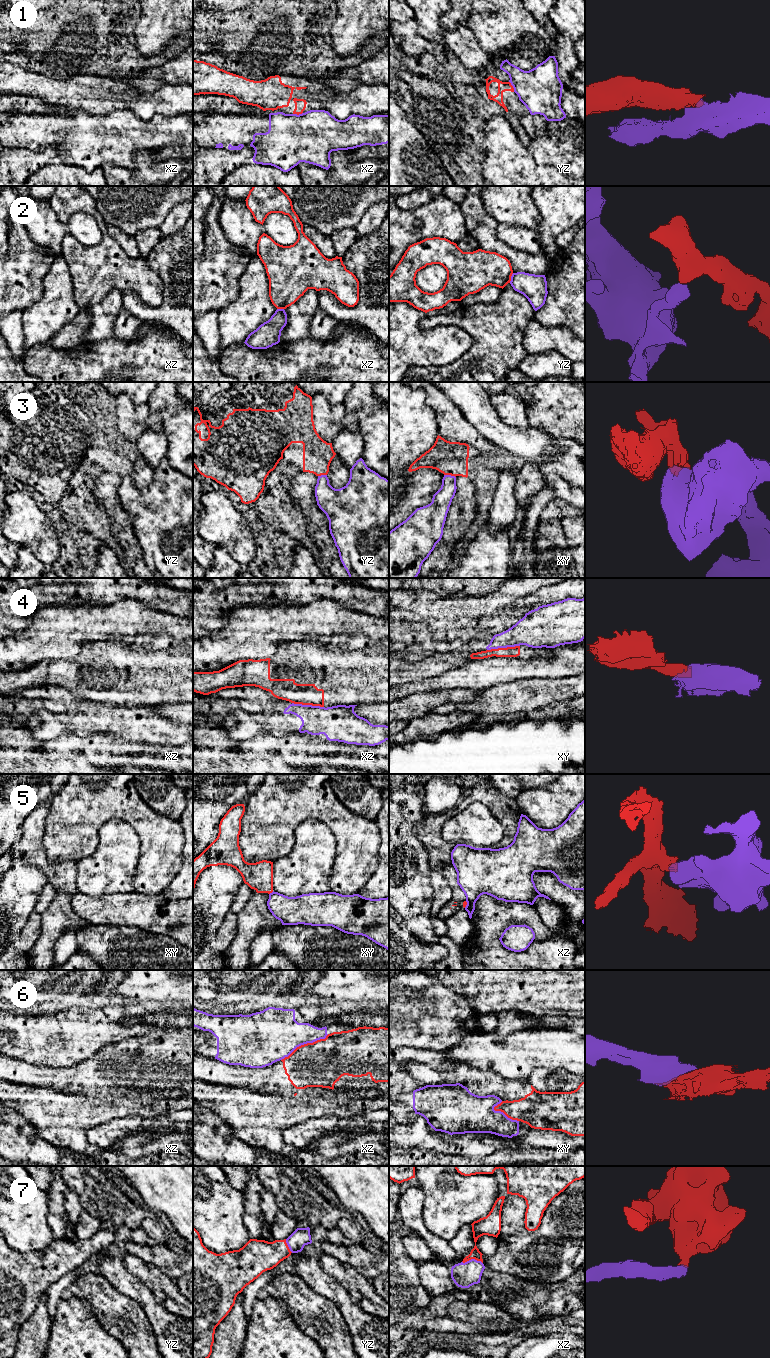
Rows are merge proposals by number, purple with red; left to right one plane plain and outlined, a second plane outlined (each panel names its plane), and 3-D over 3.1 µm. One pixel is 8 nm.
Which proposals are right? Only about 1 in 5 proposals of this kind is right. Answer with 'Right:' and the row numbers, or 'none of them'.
Right: 7

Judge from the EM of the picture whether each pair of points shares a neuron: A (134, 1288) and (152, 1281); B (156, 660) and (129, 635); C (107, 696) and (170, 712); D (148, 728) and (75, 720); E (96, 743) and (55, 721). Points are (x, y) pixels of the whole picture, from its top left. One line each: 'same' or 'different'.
A: different
B: different
C: different
D: same
E: different

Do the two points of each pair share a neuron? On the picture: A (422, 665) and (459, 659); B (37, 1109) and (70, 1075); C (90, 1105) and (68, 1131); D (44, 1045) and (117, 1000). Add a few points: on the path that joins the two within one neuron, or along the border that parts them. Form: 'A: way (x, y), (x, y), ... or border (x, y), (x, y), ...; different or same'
A: way (431, 665), (450, 660); same
B: border (33, 1086), (79, 1095); different
C: way (84, 1111), (70, 1125); same
D: way (64, 1041), (80, 1032), (98, 1027), (105, 1020); same

